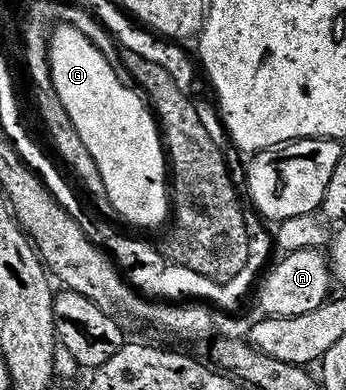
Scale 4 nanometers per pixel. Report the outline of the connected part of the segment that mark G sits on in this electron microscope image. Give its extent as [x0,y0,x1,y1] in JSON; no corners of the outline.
[48,23,171,229]

